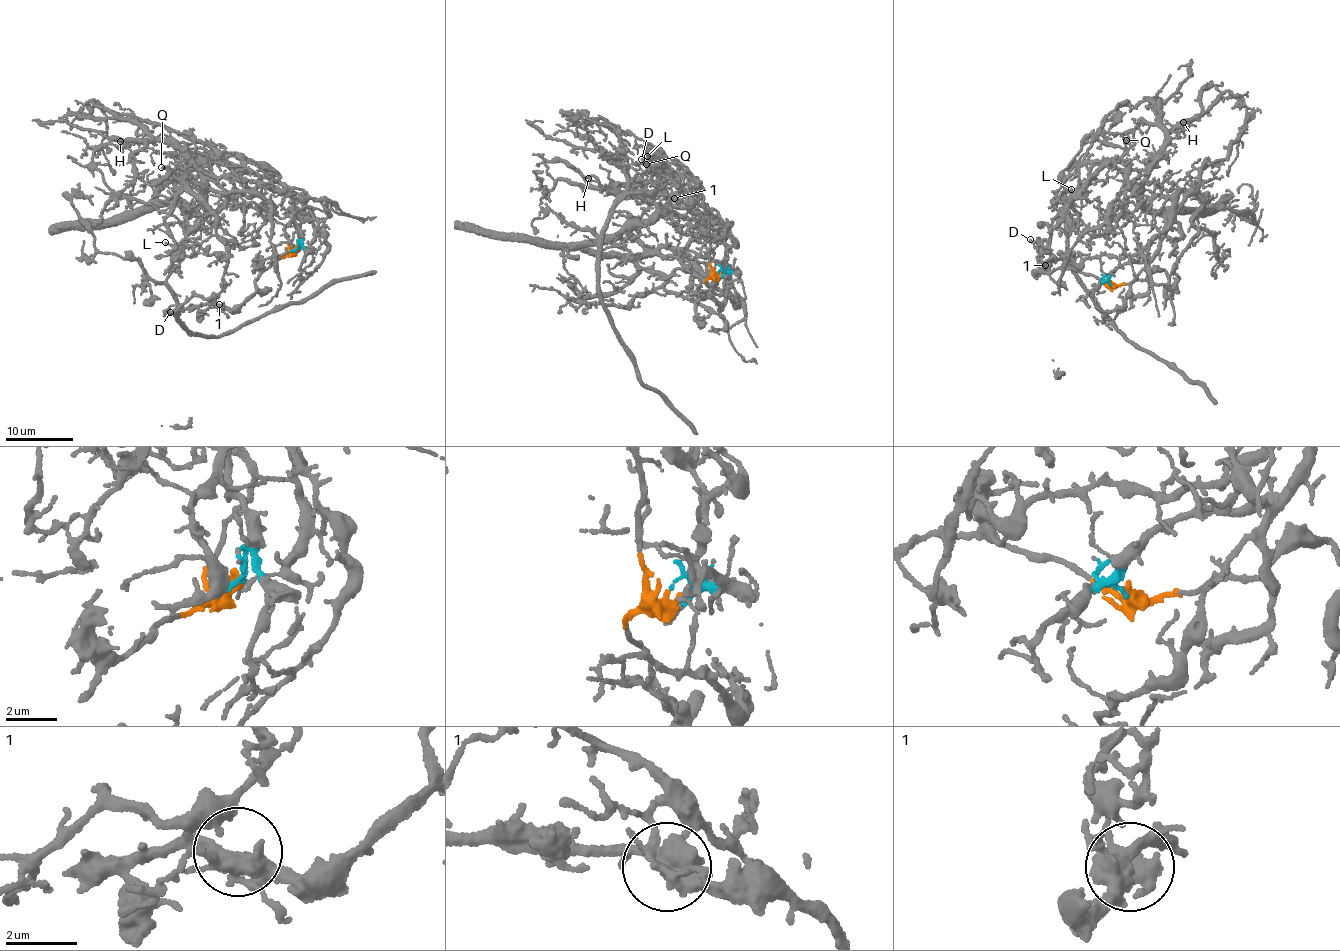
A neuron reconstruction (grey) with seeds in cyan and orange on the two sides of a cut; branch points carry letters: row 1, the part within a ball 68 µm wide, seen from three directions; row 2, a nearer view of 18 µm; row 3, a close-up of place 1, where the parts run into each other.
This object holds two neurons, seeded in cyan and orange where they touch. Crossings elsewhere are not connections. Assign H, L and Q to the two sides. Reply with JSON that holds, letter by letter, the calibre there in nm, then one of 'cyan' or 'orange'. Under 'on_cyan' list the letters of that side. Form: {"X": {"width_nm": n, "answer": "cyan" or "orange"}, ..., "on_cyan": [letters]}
{"H": {"width_nm": 150, "answer": "cyan"}, "L": {"width_nm": 140, "answer": "orange"}, "Q": {"width_nm": 130, "answer": "cyan"}, "on_cyan": ["H", "Q"]}

